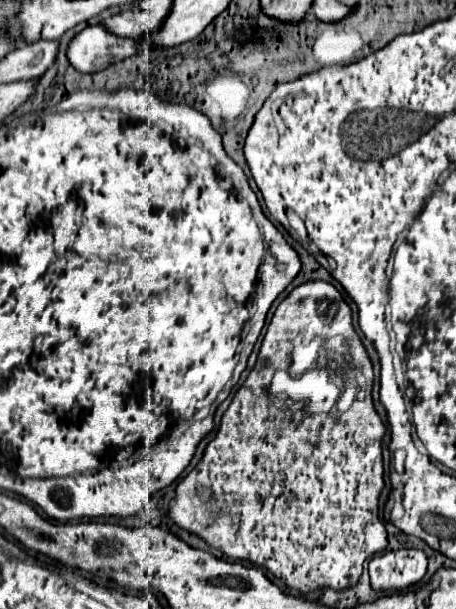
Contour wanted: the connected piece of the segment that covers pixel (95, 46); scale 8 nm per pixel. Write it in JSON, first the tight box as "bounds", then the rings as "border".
{"bounds":[66,24,138,72],"border":[[[98,24],[86,26],[82,32],[78,32],[68,44],[66,56],[70,66],[78,72],[98,72],[110,64],[130,58],[132,54],[138,54],[138,48],[138,40],[114,36]]]}

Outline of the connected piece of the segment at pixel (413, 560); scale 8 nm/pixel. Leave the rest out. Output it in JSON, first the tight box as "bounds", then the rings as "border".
{"bounds":[368,548,428,590],"border":[[[418,548],[390,550],[374,556],[368,564],[374,590],[402,590],[426,574],[428,560]]]}

